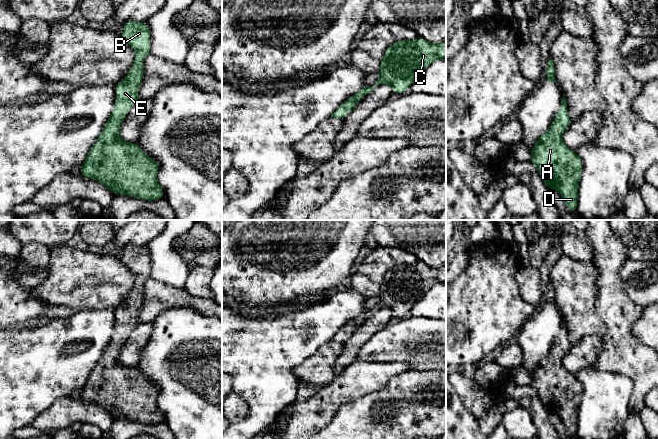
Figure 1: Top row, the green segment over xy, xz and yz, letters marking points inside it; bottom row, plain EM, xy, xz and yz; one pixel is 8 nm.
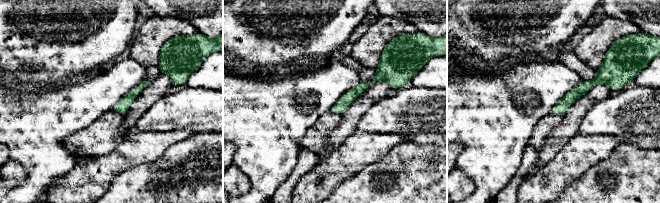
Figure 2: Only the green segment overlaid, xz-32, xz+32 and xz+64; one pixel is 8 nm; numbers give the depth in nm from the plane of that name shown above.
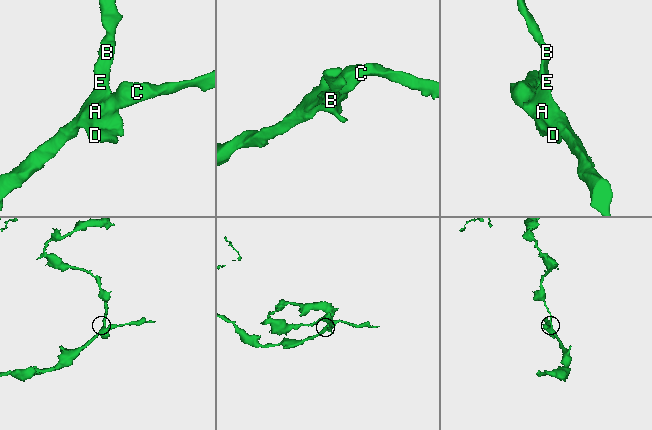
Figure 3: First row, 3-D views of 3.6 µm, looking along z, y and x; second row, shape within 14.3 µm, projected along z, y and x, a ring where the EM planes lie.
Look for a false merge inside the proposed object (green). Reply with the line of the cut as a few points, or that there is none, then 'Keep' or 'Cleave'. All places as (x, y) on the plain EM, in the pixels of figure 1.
No split. Keep

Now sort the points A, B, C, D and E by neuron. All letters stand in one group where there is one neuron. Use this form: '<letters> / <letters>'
A B C D E

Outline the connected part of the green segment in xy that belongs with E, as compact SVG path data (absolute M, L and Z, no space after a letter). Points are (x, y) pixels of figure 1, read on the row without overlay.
M129 244L124 247L121 262L135 273L135 286L127 297L127 302L115 310L116 325L103 355L91 371L82 388L81 399L101 406L115 418L126 418L146 425L164 422L164 415L157 406L158 386L150 382L136 366L124 366L119 361L120 350L130 333L139 324L139 310L144 300L142 285L150 278L150 254L147 246Z

